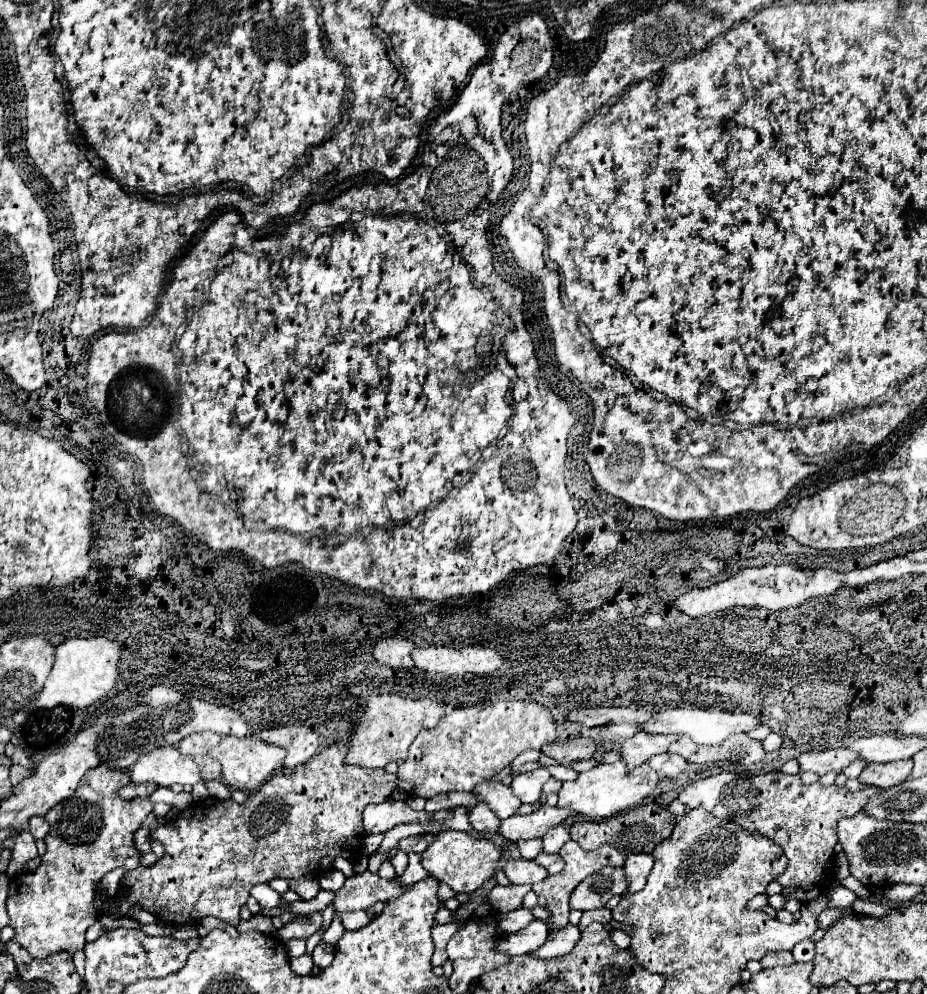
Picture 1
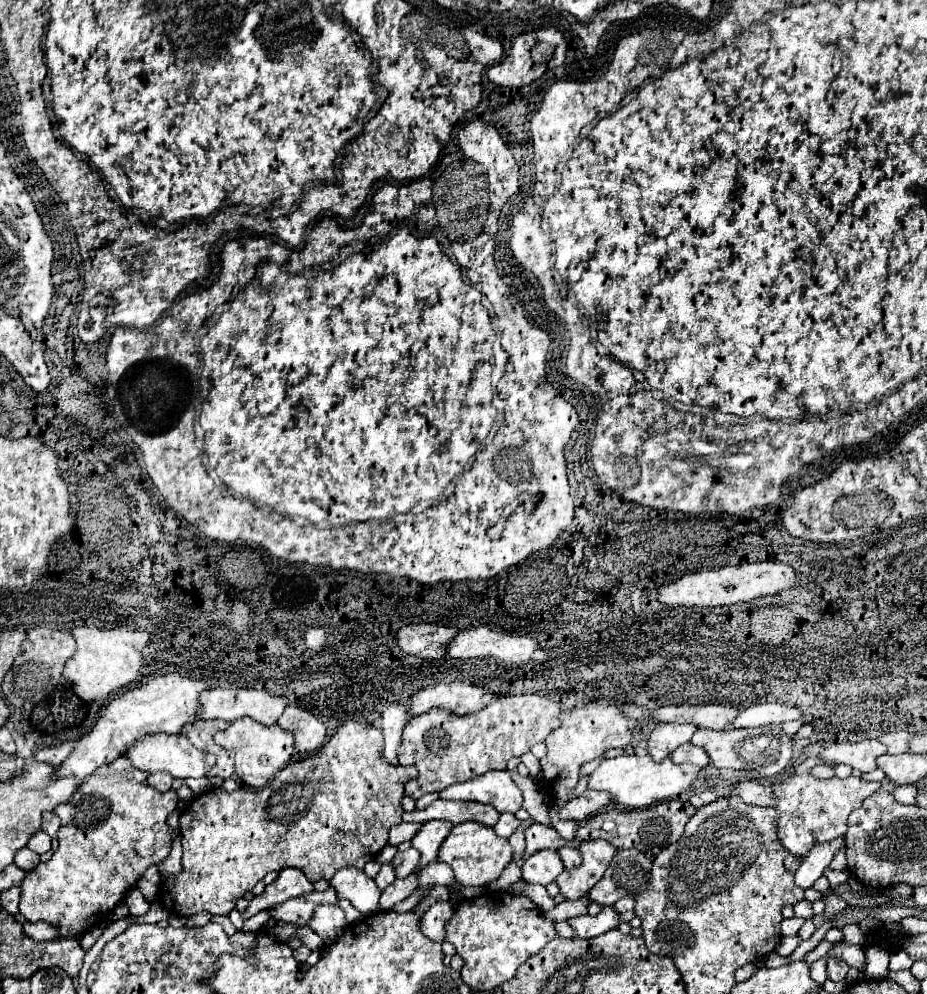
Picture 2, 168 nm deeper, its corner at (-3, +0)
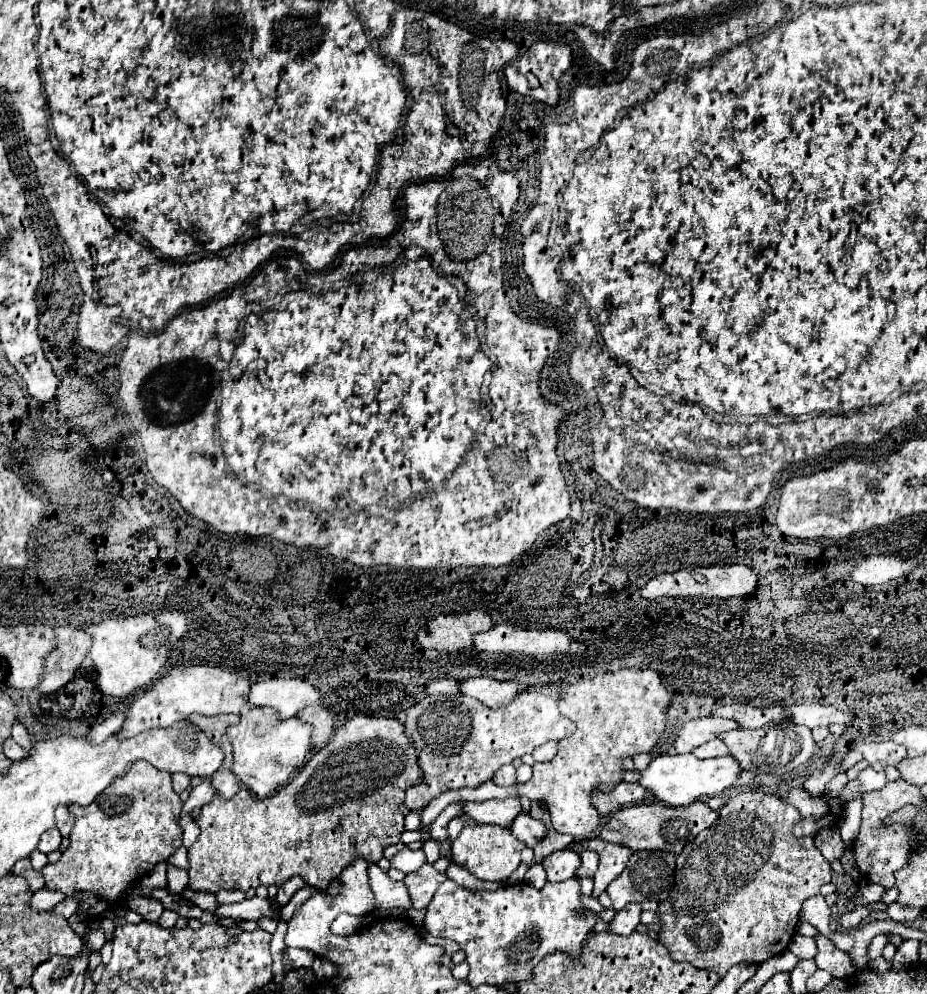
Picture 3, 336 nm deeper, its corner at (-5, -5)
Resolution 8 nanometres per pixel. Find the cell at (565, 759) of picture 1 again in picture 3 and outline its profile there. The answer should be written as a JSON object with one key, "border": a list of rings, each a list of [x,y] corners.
{"border":[[[623,667],[569,683],[561,693],[561,713],[575,719],[577,731],[559,741],[557,755],[547,763],[535,763],[533,777],[523,785],[499,787],[493,781],[487,781],[477,789],[447,791],[433,799],[421,813],[421,843],[431,839],[429,825],[449,803],[461,799],[481,803],[487,799],[505,799],[509,795],[525,795],[531,801],[543,801],[551,813],[555,831],[569,833],[575,839],[585,839],[603,825],[597,809],[591,805],[593,789],[613,791],[613,787],[617,787],[625,775],[623,759],[649,753],[657,745],[667,725],[665,713],[671,705],[671,699],[673,691],[665,685],[665,677],[651,667]]]}

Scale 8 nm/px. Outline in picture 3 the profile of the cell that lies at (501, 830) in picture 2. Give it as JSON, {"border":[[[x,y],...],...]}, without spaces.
{"border":[[[521,813],[511,825],[511,831],[517,835],[517,839],[521,837],[521,841],[527,843],[527,847],[535,847],[541,839],[547,837],[547,827],[541,821],[533,819],[529,813]]]}

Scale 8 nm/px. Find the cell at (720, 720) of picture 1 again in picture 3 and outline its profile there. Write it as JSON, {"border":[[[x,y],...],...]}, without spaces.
{"border":[[[801,703],[801,705],[791,705],[787,707],[791,713],[791,719],[797,725],[805,725],[809,729],[821,727],[821,725],[831,725],[831,723],[849,723],[851,713],[845,709],[837,707],[827,707],[821,703]]]}

